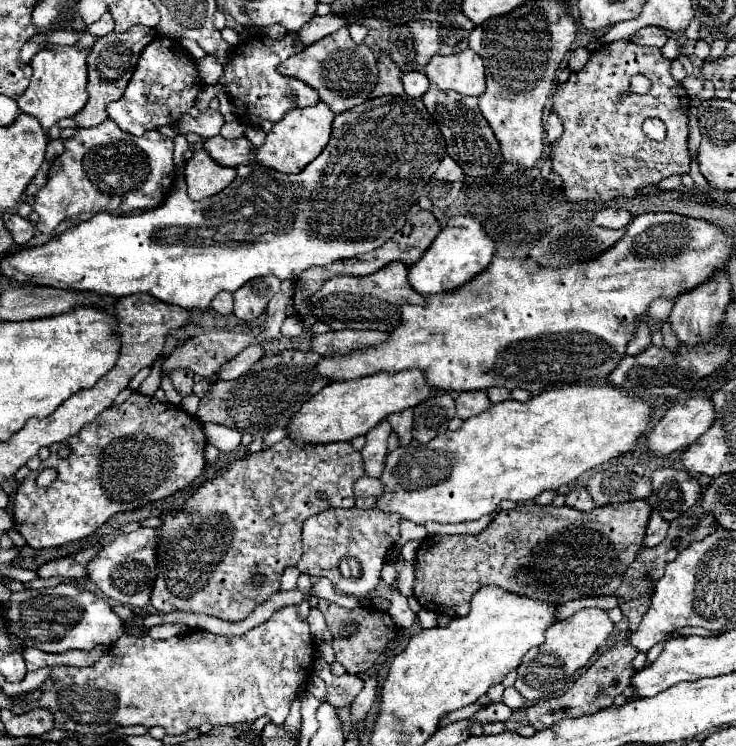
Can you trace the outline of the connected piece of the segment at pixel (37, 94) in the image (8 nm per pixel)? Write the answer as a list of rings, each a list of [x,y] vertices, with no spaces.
[[[53,45],[51,49],[39,51],[33,61],[33,77],[27,87],[27,91],[17,99],[19,111],[33,115],[41,127],[47,131],[51,129],[57,121],[65,117],[73,117],[79,113],[79,109],[85,107],[87,103],[87,51],[79,51],[75,45],[73,47],[63,47],[63,45]]]

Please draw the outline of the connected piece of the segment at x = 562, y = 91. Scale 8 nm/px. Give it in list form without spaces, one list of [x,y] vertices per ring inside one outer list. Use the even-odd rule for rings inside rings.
[[[615,41],[609,45],[601,45],[599,51],[591,53],[587,65],[571,73],[567,83],[553,93],[553,111],[563,121],[563,135],[551,145],[553,171],[561,175],[565,183],[565,197],[569,201],[611,201],[617,197],[635,197],[637,187],[657,185],[661,179],[669,175],[685,175],[689,173],[689,151],[687,151],[687,135],[689,135],[689,95],[671,77],[671,61],[661,55],[659,49],[633,45],[631,41]],[[635,73],[643,73],[651,79],[651,91],[647,95],[631,93],[629,81]],[[647,117],[659,117],[667,127],[667,137],[663,143],[651,141],[641,125]]]

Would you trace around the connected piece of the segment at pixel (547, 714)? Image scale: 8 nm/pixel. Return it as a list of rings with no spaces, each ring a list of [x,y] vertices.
[[[627,637],[621,639],[615,647],[611,647],[609,651],[605,651],[577,681],[575,685],[559,699],[545,699],[539,701],[531,707],[525,709],[529,723],[535,729],[547,729],[549,725],[555,725],[557,721],[565,719],[565,717],[581,717],[581,715],[593,715],[601,709],[607,709],[613,705],[615,697],[621,695],[627,687],[629,687],[629,679],[635,673],[635,669],[631,667],[631,661],[635,659],[637,649],[629,645]]]

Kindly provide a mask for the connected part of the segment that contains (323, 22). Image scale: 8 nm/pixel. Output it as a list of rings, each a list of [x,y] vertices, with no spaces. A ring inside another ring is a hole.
[[[329,13],[325,17],[319,17],[315,15],[309,25],[305,25],[301,31],[299,31],[299,39],[305,43],[305,45],[311,45],[331,33],[335,33],[337,29],[341,29],[343,25],[349,25],[349,21],[345,21],[345,17],[337,17],[337,13]]]

